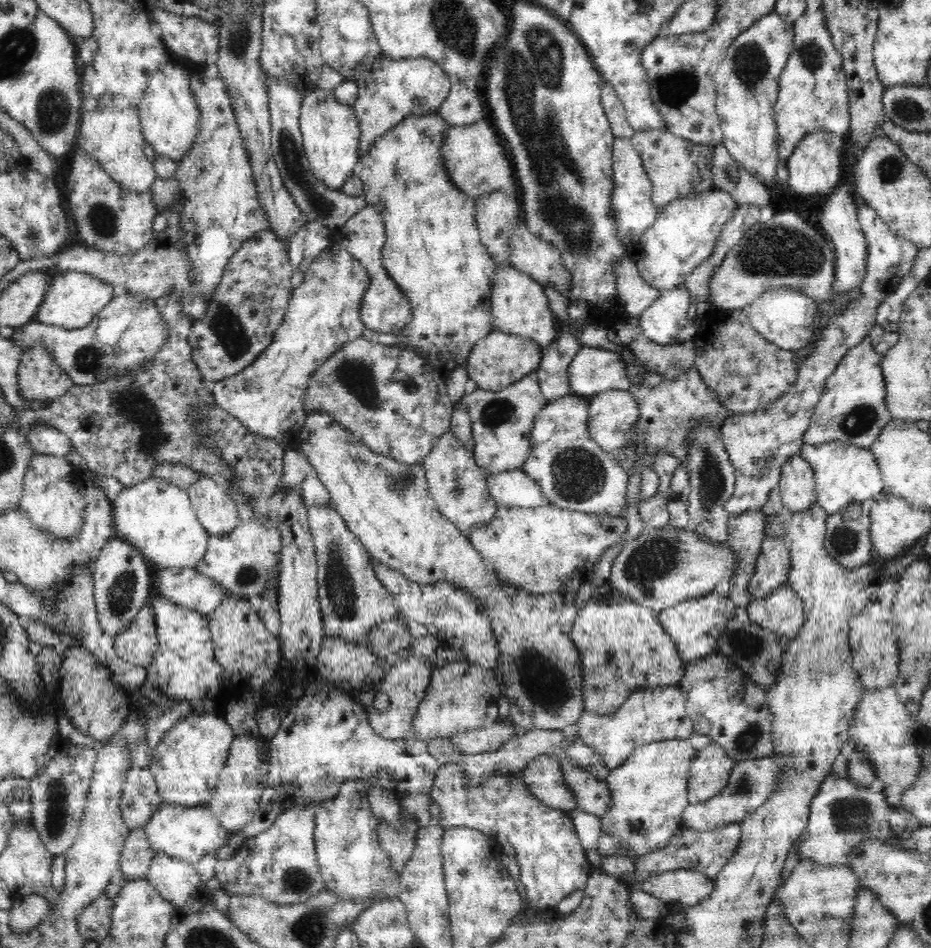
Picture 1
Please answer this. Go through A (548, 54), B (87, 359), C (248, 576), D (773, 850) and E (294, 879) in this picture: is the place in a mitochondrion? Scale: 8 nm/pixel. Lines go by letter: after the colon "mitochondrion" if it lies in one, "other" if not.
A: mitochondrion
B: mitochondrion
C: mitochondrion
D: other
E: mitochondrion

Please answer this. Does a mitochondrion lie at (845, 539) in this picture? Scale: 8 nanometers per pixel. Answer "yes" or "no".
yes

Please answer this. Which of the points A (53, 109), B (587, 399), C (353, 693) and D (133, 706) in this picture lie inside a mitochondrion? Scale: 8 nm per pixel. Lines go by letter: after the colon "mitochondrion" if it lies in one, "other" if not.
A: mitochondrion
B: other
C: other
D: other

